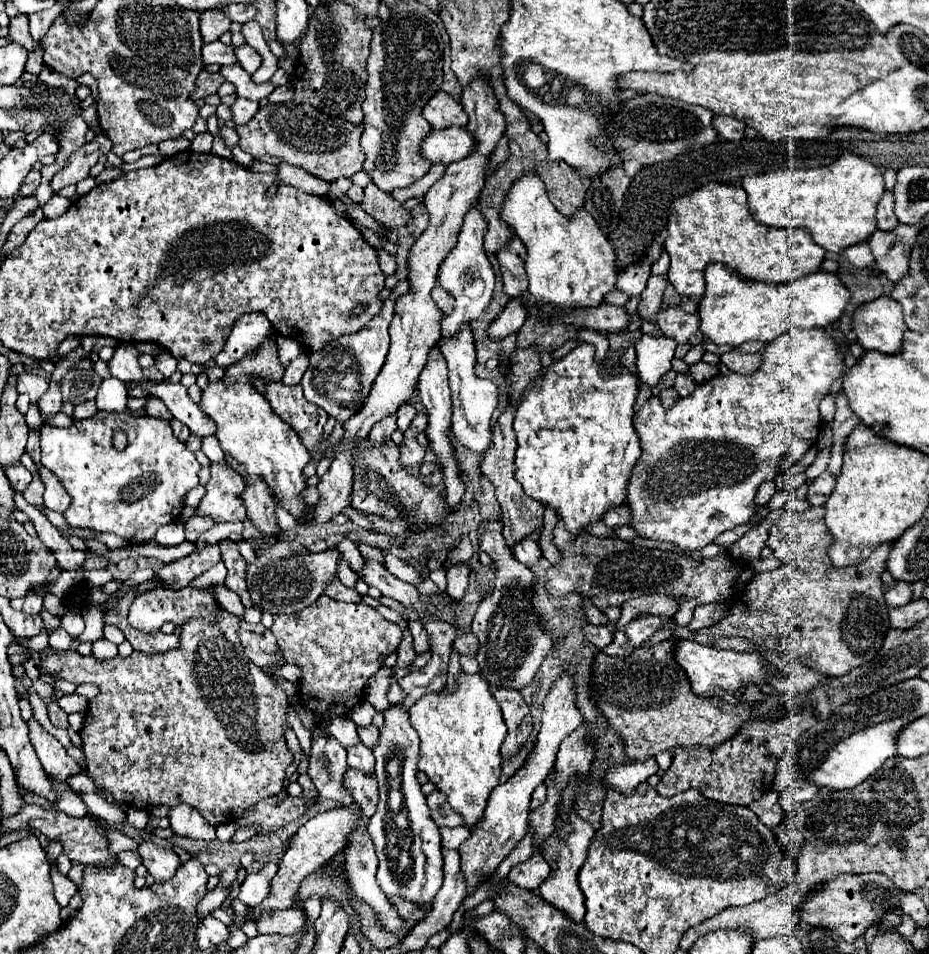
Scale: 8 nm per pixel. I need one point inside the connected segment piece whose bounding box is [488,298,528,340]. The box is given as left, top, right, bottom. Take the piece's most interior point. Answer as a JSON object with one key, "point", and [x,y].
{"point":[510,321]}

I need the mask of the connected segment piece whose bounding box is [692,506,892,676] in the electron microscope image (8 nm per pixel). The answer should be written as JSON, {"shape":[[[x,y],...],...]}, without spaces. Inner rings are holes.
{"shape":[[[824,506],[782,514],[768,536],[768,546],[782,564],[772,572],[756,574],[746,590],[734,597],[728,614],[710,628],[694,632],[692,640],[712,646],[718,638],[740,636],[760,650],[782,652],[792,660],[800,660],[824,676],[842,676],[870,662],[890,630],[880,574],[886,570],[892,544],[878,546],[870,558],[846,568],[832,566],[828,558],[830,544],[832,536],[824,526]]]}

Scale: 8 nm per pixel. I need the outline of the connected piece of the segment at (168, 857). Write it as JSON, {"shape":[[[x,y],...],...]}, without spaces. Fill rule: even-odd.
{"shape":[[[152,842],[140,844],[140,856],[142,856],[142,864],[148,868],[148,872],[154,876],[156,882],[170,880],[180,868],[180,858],[176,852],[164,850]]]}

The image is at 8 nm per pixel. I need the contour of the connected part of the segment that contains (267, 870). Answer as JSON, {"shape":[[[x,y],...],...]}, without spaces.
{"shape":[[[264,864],[260,872],[248,874],[242,882],[238,898],[250,907],[260,904],[270,892],[270,880],[274,878],[276,870],[276,864]]]}

